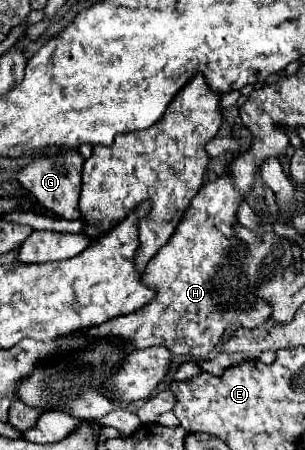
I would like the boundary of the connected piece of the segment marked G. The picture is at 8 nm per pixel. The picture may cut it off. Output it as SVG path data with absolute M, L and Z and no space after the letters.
M70 150L70 154L56 154L48 158L38 158L26 168L20 170L18 182L50 212L54 212L60 218L66 220L78 220L82 218L78 210L78 196L80 196L80 166L78 166L78 150Z

